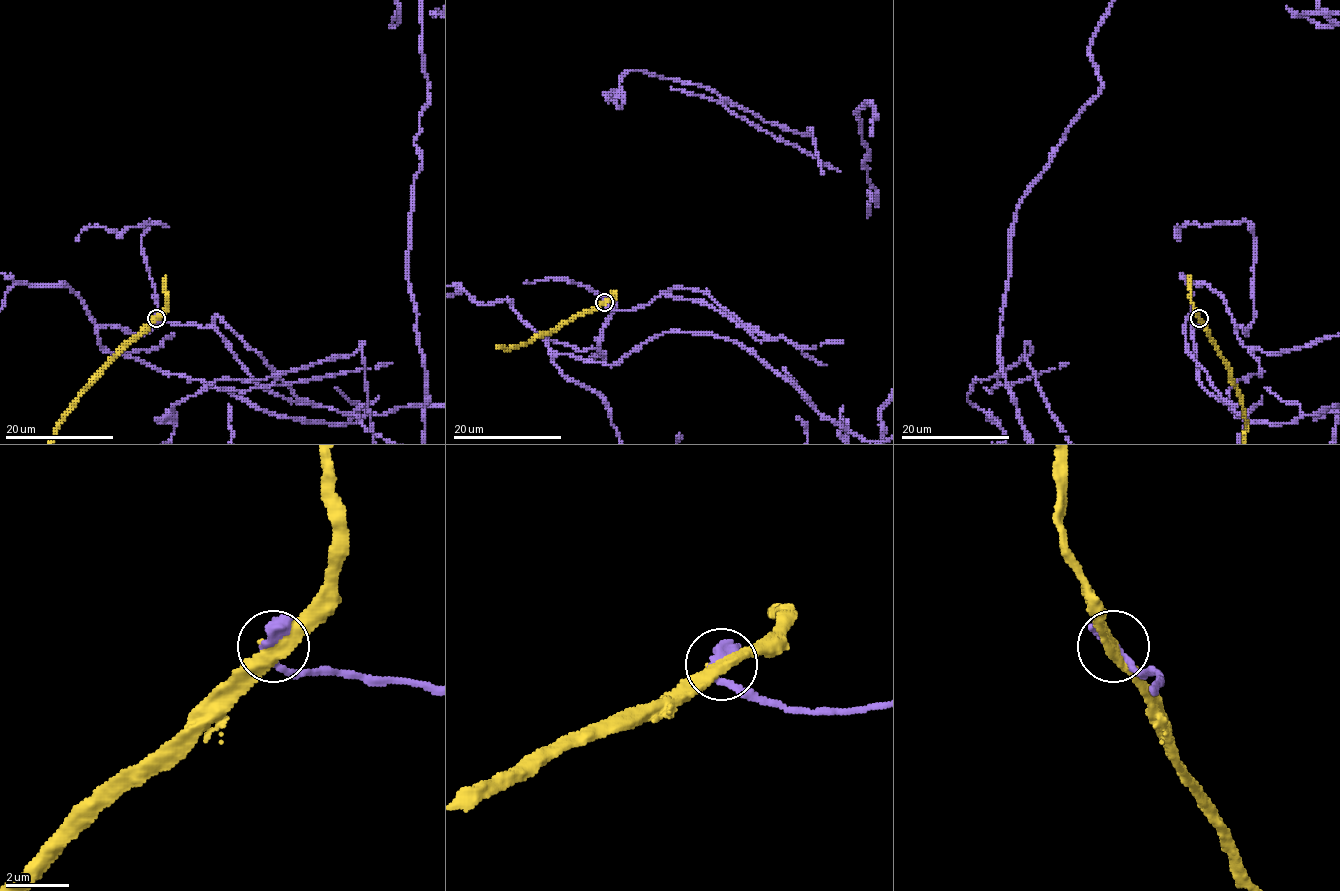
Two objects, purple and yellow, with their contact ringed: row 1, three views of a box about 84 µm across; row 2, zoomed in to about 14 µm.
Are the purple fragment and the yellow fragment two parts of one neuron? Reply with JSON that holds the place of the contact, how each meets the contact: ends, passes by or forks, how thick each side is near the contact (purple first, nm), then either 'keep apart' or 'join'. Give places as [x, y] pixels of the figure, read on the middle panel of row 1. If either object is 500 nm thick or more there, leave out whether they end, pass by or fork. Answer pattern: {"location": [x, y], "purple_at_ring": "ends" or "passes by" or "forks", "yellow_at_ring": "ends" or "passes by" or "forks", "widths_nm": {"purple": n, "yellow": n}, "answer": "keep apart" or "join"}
{"location": [604, 302], "purple_at_ring": "ends", "yellow_at_ring": "passes by", "widths_nm": {"purple": 400, "yellow": 360}, "answer": "keep apart"}

